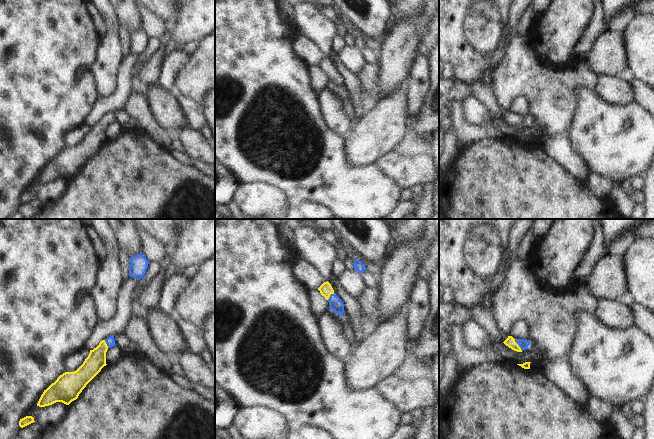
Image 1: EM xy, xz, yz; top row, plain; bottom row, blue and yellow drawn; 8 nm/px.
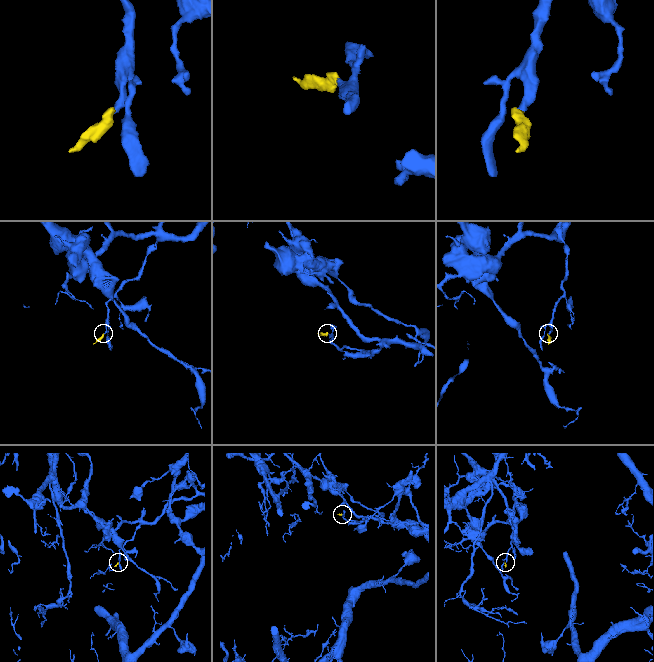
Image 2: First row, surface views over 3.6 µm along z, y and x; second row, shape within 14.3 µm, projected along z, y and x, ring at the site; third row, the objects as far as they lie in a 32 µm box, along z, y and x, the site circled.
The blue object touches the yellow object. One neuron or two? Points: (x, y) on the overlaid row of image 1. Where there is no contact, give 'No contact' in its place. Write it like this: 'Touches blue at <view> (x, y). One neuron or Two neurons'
Touches blue at yz (518, 344). One neuron

